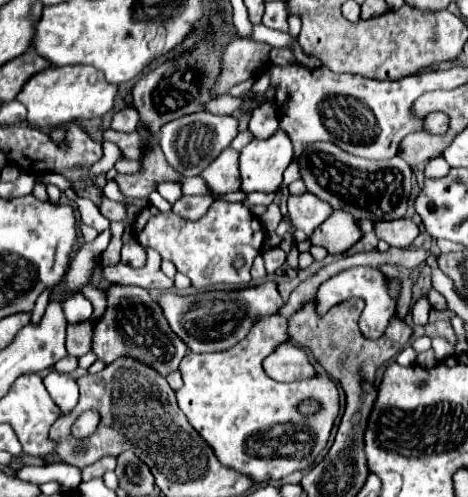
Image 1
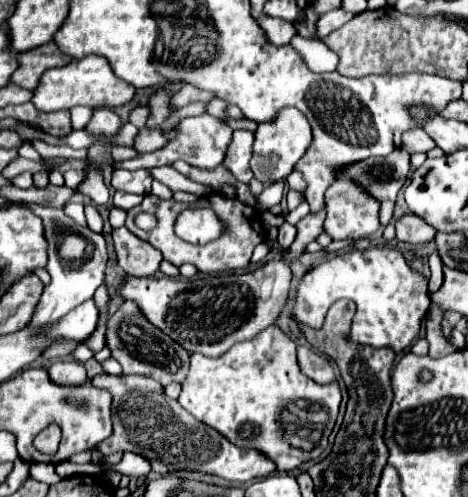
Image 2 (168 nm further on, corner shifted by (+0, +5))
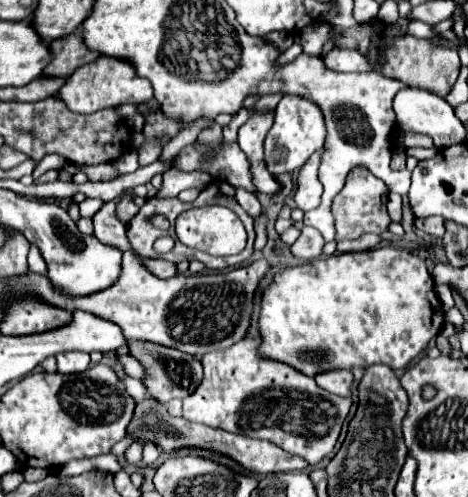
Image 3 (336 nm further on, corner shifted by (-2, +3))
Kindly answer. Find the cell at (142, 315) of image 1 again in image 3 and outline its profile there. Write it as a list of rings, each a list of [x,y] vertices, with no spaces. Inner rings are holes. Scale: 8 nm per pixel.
[[[130,340],[128,344],[128,350],[130,350],[130,356],[134,356],[142,368],[146,370],[144,374],[144,386],[146,390],[160,402],[168,402],[172,398],[184,398],[188,394],[192,394],[200,380],[202,380],[202,366],[200,362],[190,356],[190,354],[184,354],[180,350],[172,350],[172,348],[164,348],[160,344],[154,344],[154,342],[144,342],[144,340]]]

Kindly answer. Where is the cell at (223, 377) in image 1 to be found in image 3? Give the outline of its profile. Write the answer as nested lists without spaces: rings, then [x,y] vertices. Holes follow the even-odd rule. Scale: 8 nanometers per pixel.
[[[244,338],[228,350],[208,352],[202,358],[202,384],[194,394],[186,396],[182,412],[192,422],[256,440],[270,440],[290,454],[304,456],[310,466],[316,466],[332,452],[352,400],[332,396],[318,388],[314,378],[302,376],[302,372],[288,364],[260,358],[258,344],[258,338]]]

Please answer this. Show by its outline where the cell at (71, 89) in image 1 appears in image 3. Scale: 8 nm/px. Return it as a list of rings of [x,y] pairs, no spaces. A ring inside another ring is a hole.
[[[100,56],[98,60],[78,68],[72,76],[66,78],[64,86],[58,90],[58,94],[54,94],[54,98],[62,100],[72,112],[78,114],[94,114],[102,108],[112,108],[116,104],[142,104],[152,100],[152,86],[146,78],[136,76],[134,68],[130,62],[118,60],[118,58],[110,58],[110,56]]]

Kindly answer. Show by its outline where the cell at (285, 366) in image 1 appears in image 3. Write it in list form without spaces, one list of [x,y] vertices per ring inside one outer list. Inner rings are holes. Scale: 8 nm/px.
[[[334,370],[334,372],[320,372],[316,378],[316,384],[332,394],[338,396],[350,396],[352,386],[352,372],[350,370]]]

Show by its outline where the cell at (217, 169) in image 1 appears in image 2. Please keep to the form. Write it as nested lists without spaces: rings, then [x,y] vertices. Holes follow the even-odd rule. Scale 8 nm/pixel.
[[[234,130],[234,140],[232,146],[228,148],[228,158],[224,160],[224,166],[230,168],[234,176],[244,184],[250,184],[250,180],[254,178],[250,170],[252,142],[254,142],[254,134],[250,130]]]

